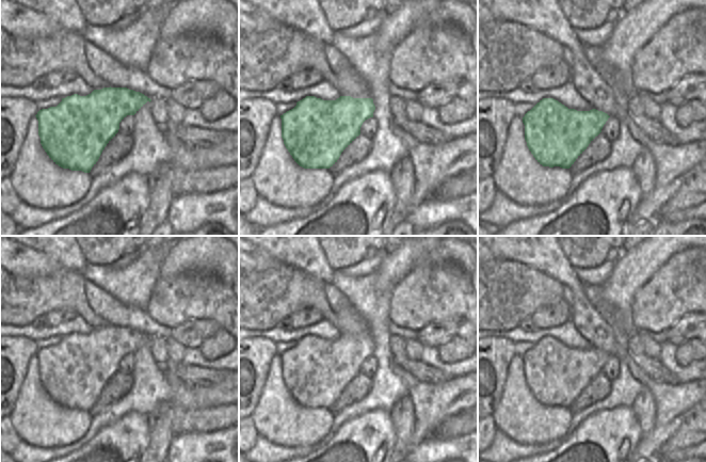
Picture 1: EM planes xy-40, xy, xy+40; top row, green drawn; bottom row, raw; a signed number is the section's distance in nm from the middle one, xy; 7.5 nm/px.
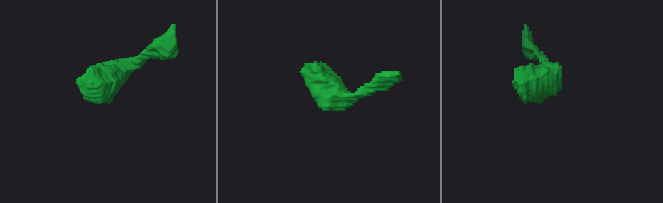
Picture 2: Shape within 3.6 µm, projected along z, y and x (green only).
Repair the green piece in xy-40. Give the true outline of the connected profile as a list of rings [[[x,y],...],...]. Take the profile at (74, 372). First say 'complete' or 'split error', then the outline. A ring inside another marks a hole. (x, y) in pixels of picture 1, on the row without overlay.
complete; [[[103,326],[94,329],[86,335],[74,333],[62,337],[57,346],[42,348],[35,354],[38,360],[38,375],[41,383],[49,397],[59,405],[71,410],[90,412],[98,400],[107,383],[115,376],[119,368],[119,362],[127,354],[134,354],[150,337],[140,331],[127,326]]]

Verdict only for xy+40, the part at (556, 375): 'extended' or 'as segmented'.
as segmented

